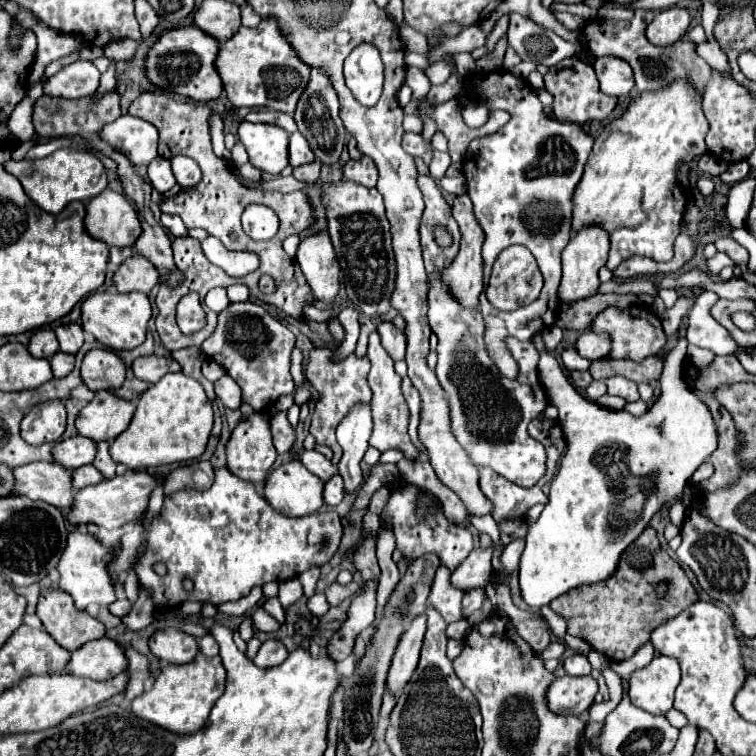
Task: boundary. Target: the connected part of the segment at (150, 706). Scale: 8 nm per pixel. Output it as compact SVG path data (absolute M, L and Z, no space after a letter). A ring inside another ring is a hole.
M197 653L197 657L191 663L165 665L155 677L153 687L133 699L131 709L137 717L143 717L159 727L171 729L173 733L179 735L195 733L207 723L209 713L215 701L221 697L223 689L225 689L225 669L221 665L221 657L207 657L203 653Z

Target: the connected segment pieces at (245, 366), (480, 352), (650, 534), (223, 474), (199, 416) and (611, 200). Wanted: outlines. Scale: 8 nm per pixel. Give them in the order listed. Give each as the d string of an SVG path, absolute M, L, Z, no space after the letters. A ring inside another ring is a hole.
M245 301L245 303L231 303L225 311L219 313L219 323L217 323L215 333L203 341L201 349L205 351L205 355L209 359L213 359L225 367L225 371L241 387L243 401L247 401L253 409L269 409L277 401L277 397L293 393L295 385L293 385L293 379L289 373L289 357L291 357L293 345L295 345L295 335L289 327L285 327L283 323L273 319L261 305L257 305L253 301Z
M419 175L417 185L425 201L419 233L425 269L429 275L429 325L439 337L439 361L435 371L441 387L447 391L449 397L453 435L469 453L473 465L491 467L509 481L521 487L531 487L543 477L547 459L543 445L527 433L529 421L541 415L547 407L547 395L537 377L539 351L535 349L533 341L519 341L515 337L507 337L505 345L519 365L519 375L515 379L509 379L499 369L495 369L495 363L483 341L485 323L479 309L463 309L437 281L437 271L451 263L459 249L459 227L451 217L451 207L443 199L441 189L437 187L433 177ZM435 227L443 227L453 237L453 243L449 247L441 247L435 241Z
M647 527L621 555L615 573L599 583L575 587L549 603L549 607L567 621L567 633L585 639L595 651L605 655L609 661L629 659L643 643L649 641L651 631L681 613L687 605L697 601L697 591L687 579L685 571L673 561L667 551L659 545L653 527ZM659 581L669 581L665 597L655 595Z
M227 467L215 469L215 483L207 491L193 491L183 489L165 497L161 513L151 521L149 531L143 531L141 521L135 523L131 533L125 533L119 541L119 553L115 553L115 561L111 561L111 573L115 573L115 581L119 581L119 573L127 571L137 555L141 543L145 543L145 553L137 565L137 577L147 587L147 591L155 599L155 607L177 607L179 603L187 601L209 601L213 605L221 605L225 601L237 601L247 597L255 585L265 585L269 581L287 581L297 577L299 573L311 567L323 567L339 549L343 525L341 517L335 511L317 511L303 517L285 517L273 511L265 499L253 491L253 483L243 481L227 471ZM323 537L329 539L329 547L321 547ZM155 563L163 563L167 567L167 575L159 577L153 571ZM189 575L195 583L193 591L185 591L181 579Z
M181 371L167 373L139 397L131 425L111 443L111 457L129 469L197 459L207 447L211 427L213 409L203 387Z
M679 81L669 85L667 89L655 93L639 93L627 111L613 119L603 133L595 139L595 147L591 157L587 159L583 176L573 193L573 213L571 213L571 231L581 231L589 225L599 225L607 229L611 249L607 269L615 269L623 259L631 255L651 257L655 261L671 261L673 259L673 243L679 235L679 223L683 219L687 197L675 181L675 165L679 161L691 161L707 151L705 135L709 131L709 123L701 109L701 97L687 83Z

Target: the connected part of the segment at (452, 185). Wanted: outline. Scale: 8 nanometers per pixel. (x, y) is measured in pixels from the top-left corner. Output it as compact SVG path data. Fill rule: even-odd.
M463 175L453 178L443 178L441 180L441 188L451 194L460 195L465 192L466 179Z

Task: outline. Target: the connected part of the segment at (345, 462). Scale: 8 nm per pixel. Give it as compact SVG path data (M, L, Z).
M359 405L351 409L351 413L337 427L337 441L343 449L337 469L345 481L345 493L355 493L363 483L359 463L369 447L367 441L371 437L371 425L371 409L367 405Z

